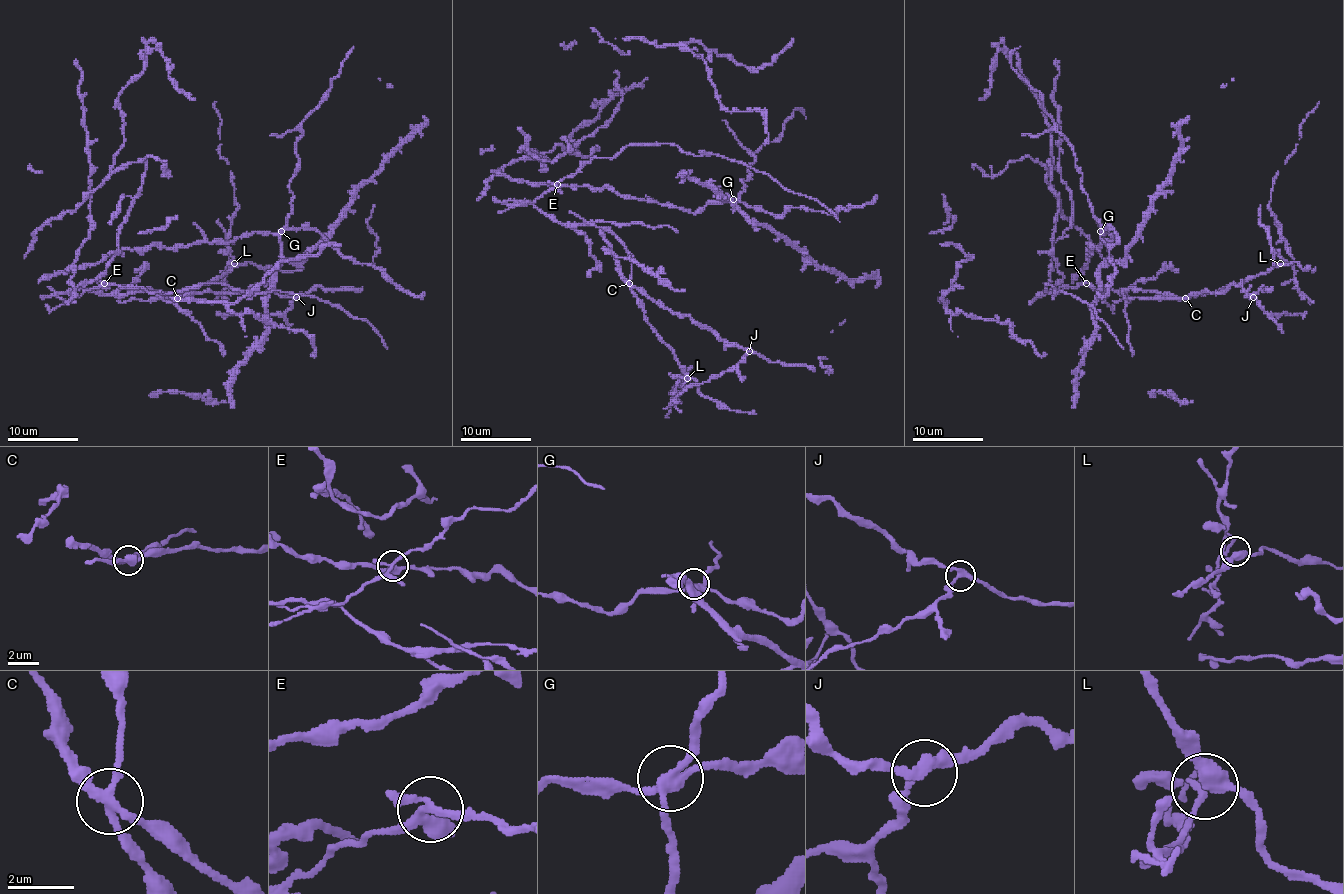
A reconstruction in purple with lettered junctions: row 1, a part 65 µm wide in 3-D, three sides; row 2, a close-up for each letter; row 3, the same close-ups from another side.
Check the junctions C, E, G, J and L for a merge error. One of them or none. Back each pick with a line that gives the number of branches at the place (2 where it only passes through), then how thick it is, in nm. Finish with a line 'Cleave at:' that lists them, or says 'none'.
G: 4 branches meet; 280 nm thick
Cleave at: G

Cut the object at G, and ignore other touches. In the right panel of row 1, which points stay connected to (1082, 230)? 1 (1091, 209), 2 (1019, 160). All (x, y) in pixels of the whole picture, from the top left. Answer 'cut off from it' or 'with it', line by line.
1: cut off from it
2: with it

